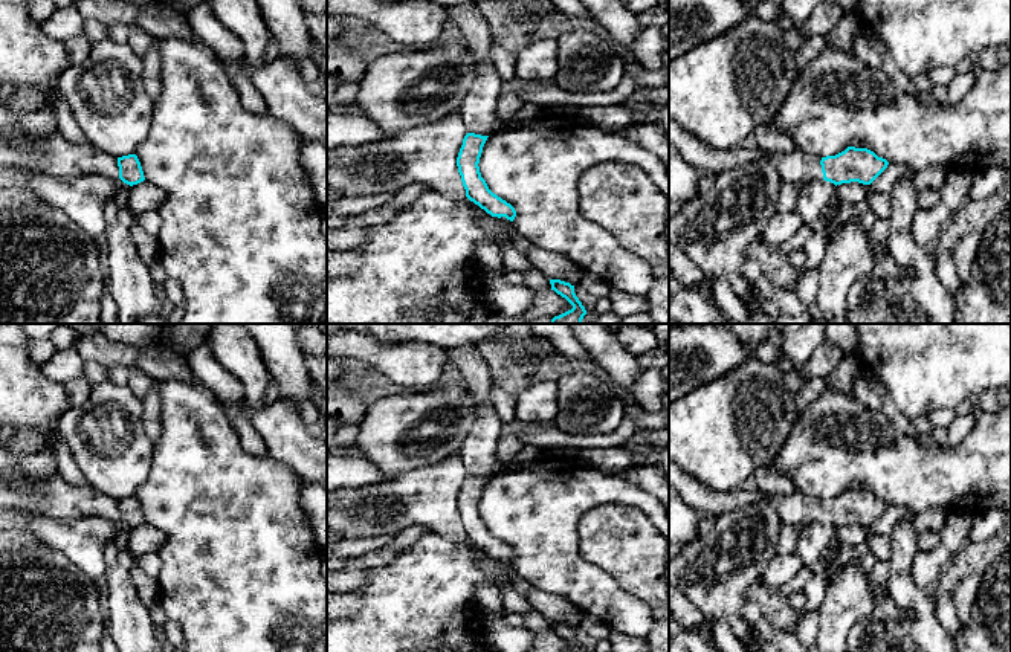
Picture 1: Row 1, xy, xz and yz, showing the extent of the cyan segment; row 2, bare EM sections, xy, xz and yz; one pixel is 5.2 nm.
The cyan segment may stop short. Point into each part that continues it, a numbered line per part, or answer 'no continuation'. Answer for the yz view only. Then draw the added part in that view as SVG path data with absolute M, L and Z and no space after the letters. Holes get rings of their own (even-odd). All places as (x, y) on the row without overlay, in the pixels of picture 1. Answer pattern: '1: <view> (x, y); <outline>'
1: yz (799, 509); M669 463L669 486L701 516L712 515L716 518L744 504L768 502L776 508L782 524L809 527L823 522L822 499L800 492L794 495L770 495L759 489L736 489L719 493L693 479L673 463Z

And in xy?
no continuation

